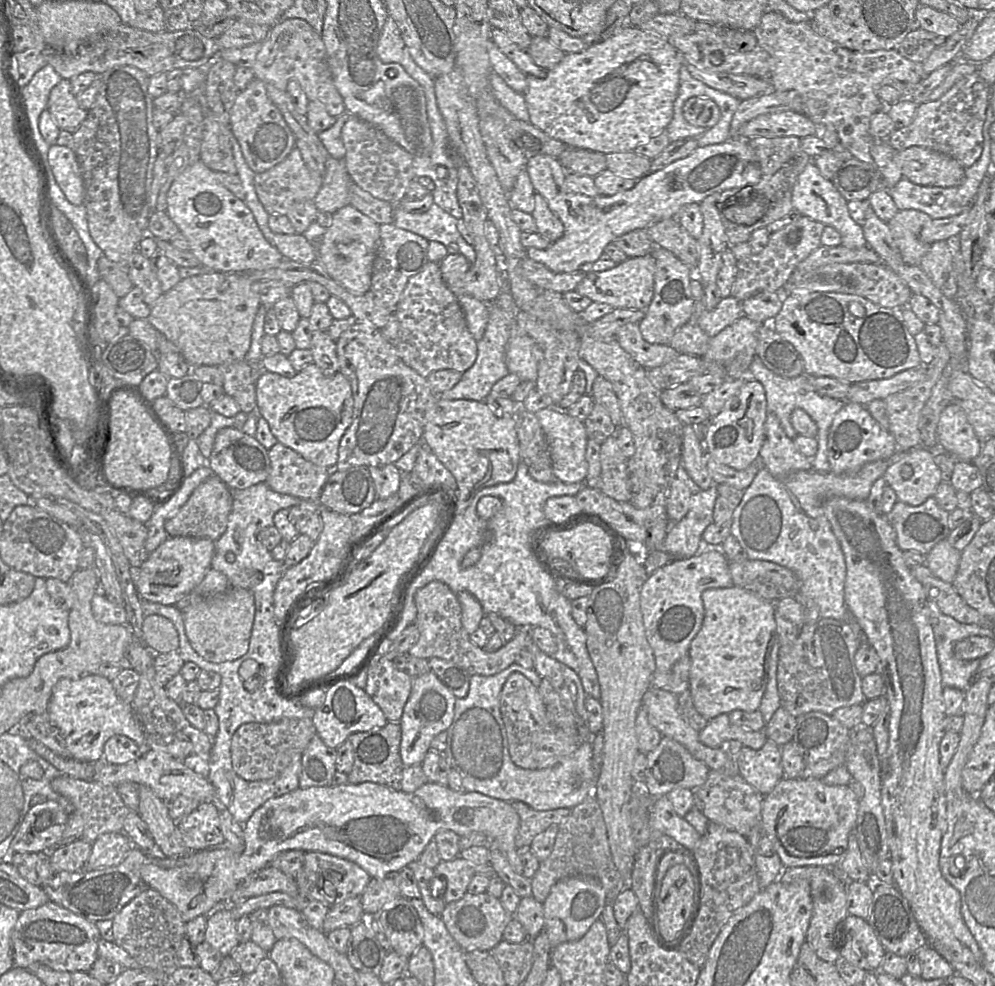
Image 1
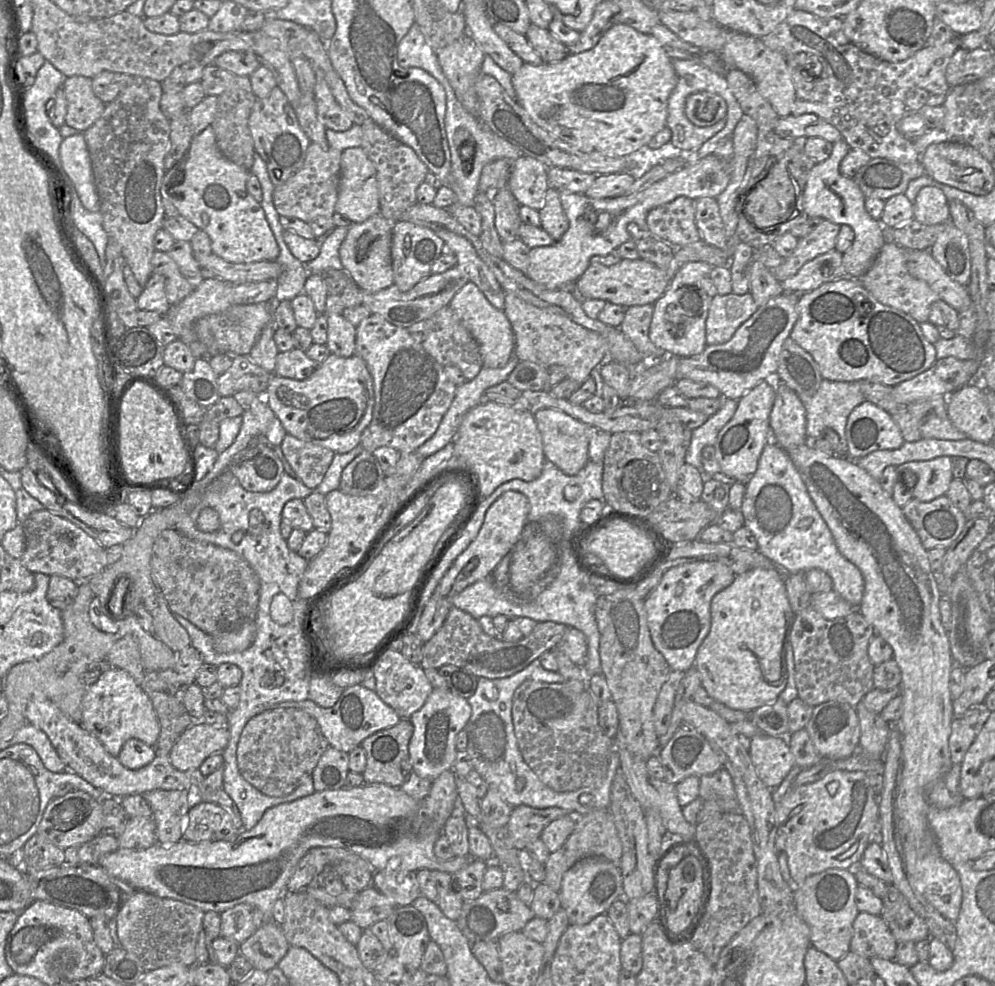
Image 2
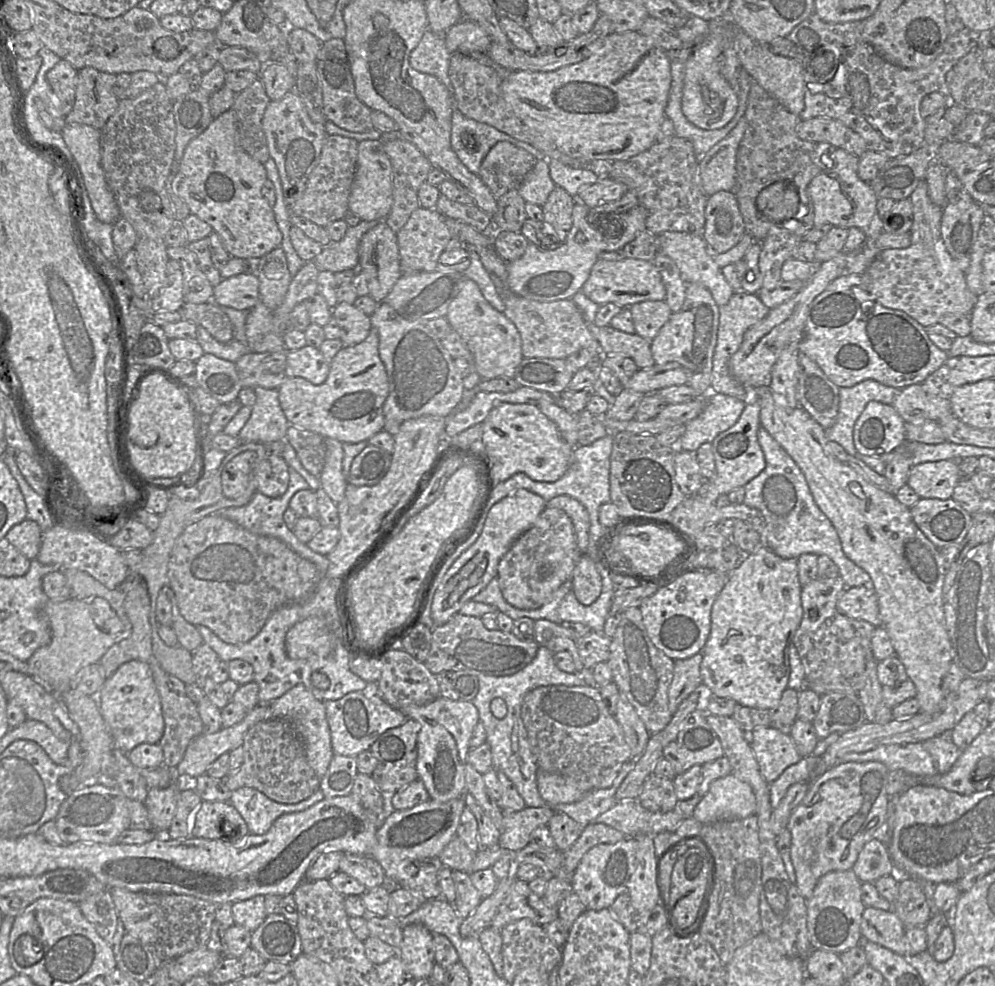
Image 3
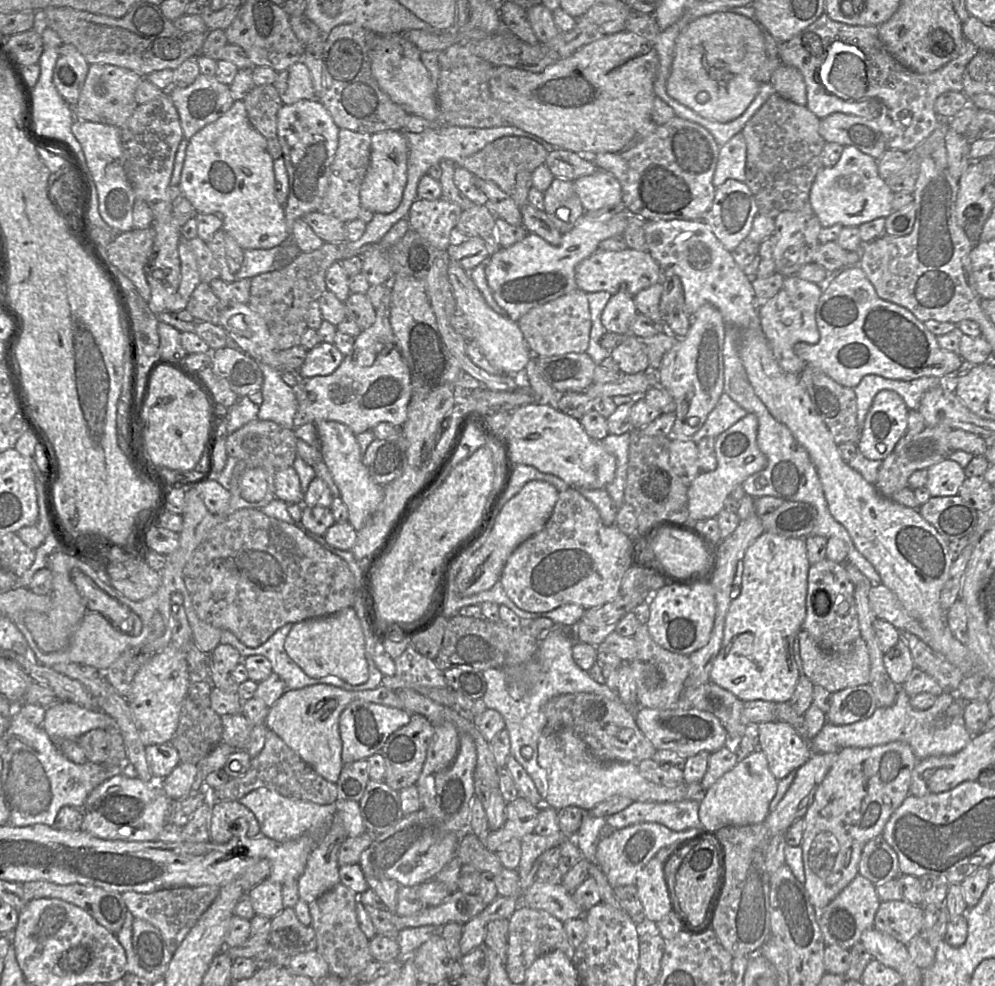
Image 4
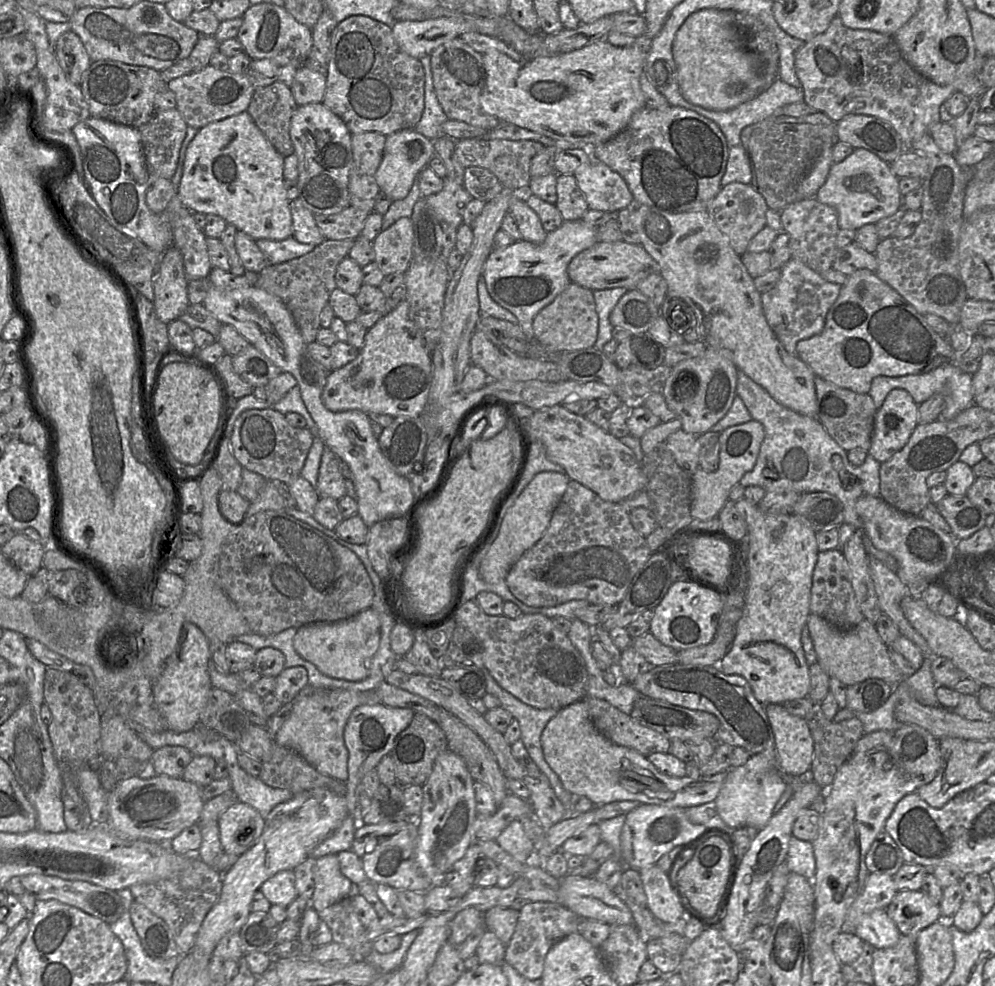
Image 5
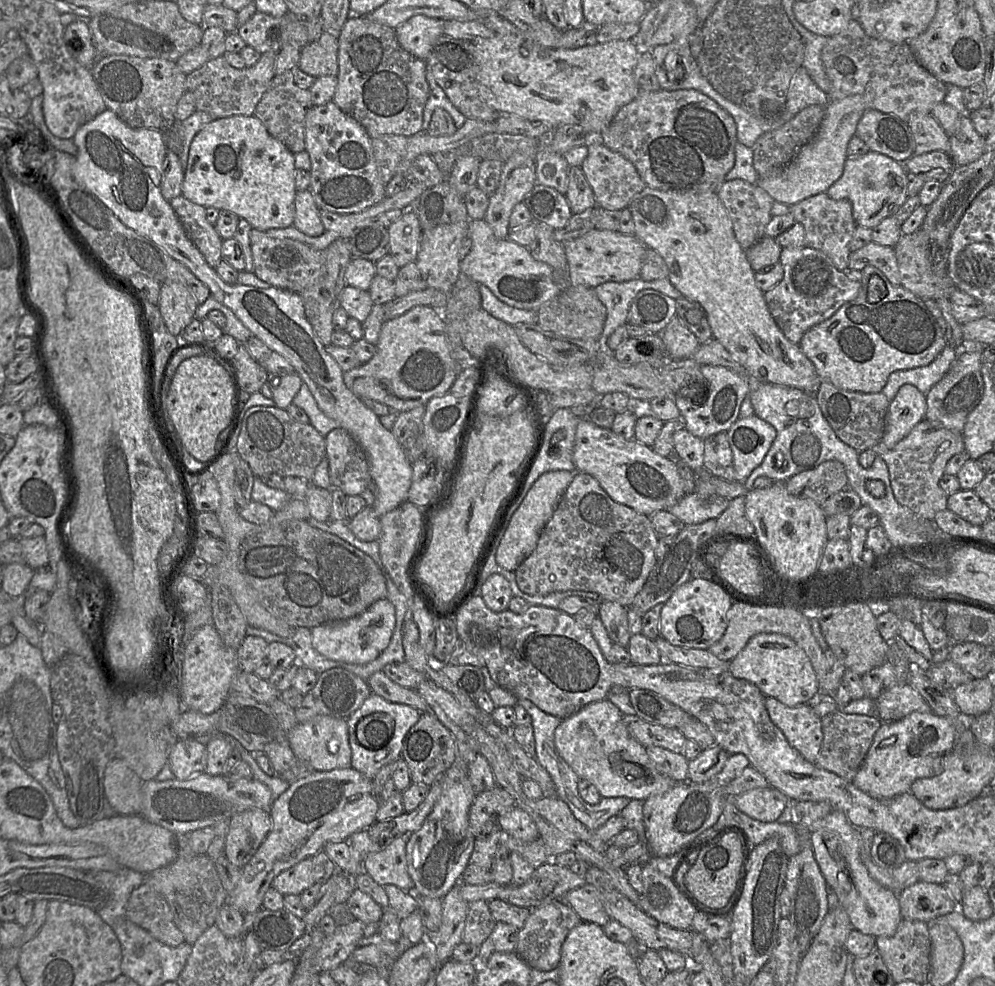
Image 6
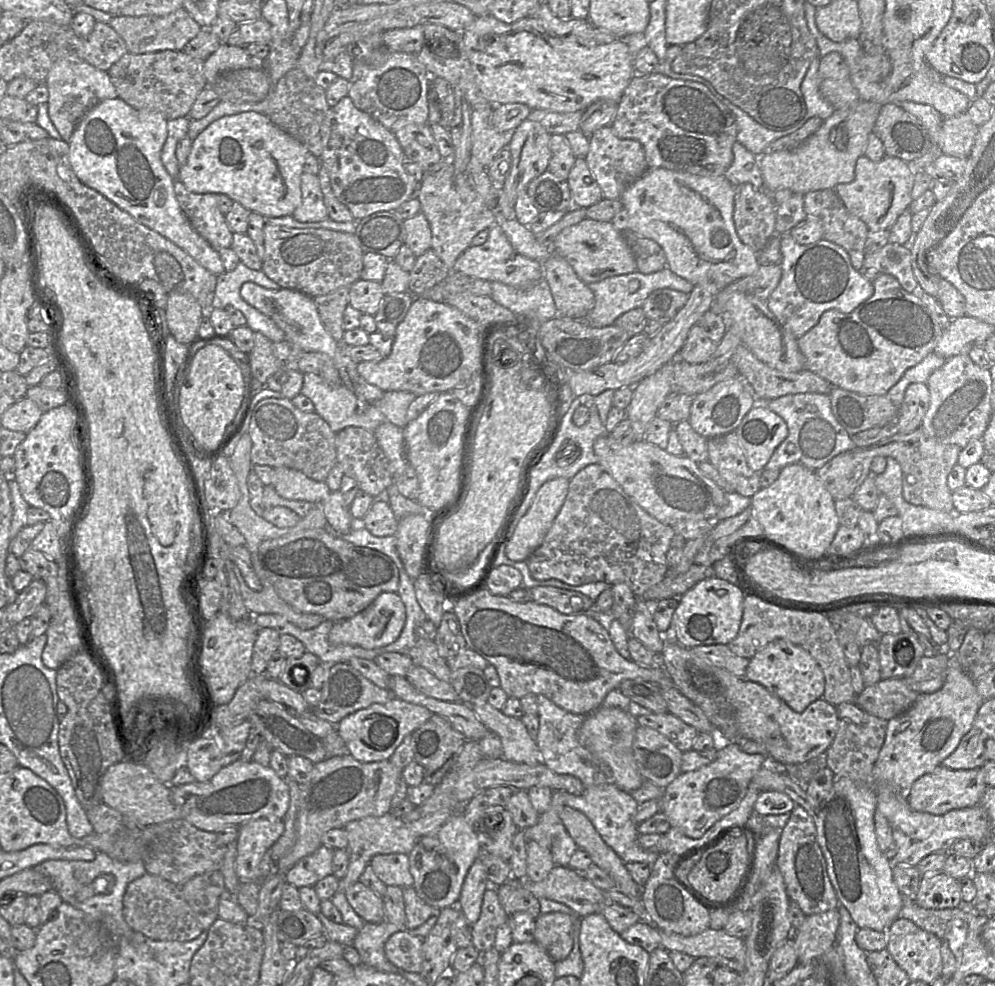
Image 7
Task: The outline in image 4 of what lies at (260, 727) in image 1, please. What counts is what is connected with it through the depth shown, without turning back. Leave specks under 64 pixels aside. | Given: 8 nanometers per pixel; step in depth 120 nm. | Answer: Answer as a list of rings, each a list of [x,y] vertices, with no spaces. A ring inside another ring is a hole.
[[[267,730],[262,750],[251,759],[249,770],[239,777],[230,778],[218,790],[210,793],[210,799],[211,802],[238,801],[250,791],[258,788],[267,788],[287,798],[309,801],[320,805],[332,804],[338,800],[336,783],[329,782],[317,774],[271,730]]]

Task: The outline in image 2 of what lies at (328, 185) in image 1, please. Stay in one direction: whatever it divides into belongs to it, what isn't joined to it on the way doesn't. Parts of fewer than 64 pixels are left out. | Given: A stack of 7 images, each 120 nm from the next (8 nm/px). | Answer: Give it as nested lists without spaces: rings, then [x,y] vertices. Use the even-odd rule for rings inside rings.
[[[361,146],[347,148],[341,154],[341,177],[335,213],[348,218],[352,223],[362,223],[380,214],[379,190],[376,168]]]

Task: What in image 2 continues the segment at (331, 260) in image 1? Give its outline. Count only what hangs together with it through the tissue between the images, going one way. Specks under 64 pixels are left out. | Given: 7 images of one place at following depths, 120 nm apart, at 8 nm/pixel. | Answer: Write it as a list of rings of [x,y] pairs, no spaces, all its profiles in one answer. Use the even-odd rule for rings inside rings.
[[[381,214],[371,216],[362,223],[352,223],[343,240],[339,255],[344,269],[350,279],[361,289],[367,292],[378,292],[393,284],[391,243],[392,225]]]

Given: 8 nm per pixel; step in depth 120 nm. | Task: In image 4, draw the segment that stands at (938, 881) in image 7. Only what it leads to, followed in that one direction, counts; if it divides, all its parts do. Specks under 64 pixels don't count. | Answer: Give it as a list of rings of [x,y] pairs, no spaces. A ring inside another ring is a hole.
[[[903,899],[881,902],[874,917],[873,927],[904,945],[917,935],[923,926],[924,907]]]

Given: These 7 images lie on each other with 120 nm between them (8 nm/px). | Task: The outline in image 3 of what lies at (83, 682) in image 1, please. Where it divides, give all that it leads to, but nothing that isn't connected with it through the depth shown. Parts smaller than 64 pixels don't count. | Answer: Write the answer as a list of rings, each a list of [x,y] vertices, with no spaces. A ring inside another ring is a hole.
[[[132,660],[122,664],[105,680],[96,700],[113,737],[115,748],[128,753],[139,744],[156,744],[162,738],[165,723],[160,696],[147,663]]]

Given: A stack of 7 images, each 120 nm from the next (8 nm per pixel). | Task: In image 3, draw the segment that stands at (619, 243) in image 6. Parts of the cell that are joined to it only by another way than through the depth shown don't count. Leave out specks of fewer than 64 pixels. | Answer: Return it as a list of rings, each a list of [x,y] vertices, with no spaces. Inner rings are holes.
[[[628,257],[617,261],[598,259],[581,291],[599,305],[615,303],[622,308],[630,307],[638,302],[665,300],[666,298],[666,289],[661,274],[653,261]]]

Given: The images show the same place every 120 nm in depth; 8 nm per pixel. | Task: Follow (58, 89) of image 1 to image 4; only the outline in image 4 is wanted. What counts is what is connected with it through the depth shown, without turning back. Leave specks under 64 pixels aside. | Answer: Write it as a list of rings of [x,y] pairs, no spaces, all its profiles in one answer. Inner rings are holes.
[[[108,64],[90,65],[78,101],[72,107],[74,119],[121,127],[138,106],[135,91],[141,79],[129,69]]]

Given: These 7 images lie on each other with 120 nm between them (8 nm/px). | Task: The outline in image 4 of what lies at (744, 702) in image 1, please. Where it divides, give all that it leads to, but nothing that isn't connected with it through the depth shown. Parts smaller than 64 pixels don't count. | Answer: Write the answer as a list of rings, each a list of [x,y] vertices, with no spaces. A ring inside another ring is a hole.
[[[764,531],[745,552],[740,584],[732,592],[720,651],[710,671],[710,681],[733,693],[741,701],[788,702],[799,680],[794,659],[794,639],[806,616],[807,578],[810,563],[805,538],[785,537]]]

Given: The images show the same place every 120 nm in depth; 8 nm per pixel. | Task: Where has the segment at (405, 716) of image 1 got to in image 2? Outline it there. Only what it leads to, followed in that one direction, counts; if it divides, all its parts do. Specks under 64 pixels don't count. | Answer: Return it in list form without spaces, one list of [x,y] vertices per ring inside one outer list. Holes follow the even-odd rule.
[[[433,689],[421,709],[411,715],[414,732],[409,743],[409,755],[413,771],[422,778],[433,782],[442,772],[452,769],[458,750],[456,737],[471,716],[467,699],[451,691]]]

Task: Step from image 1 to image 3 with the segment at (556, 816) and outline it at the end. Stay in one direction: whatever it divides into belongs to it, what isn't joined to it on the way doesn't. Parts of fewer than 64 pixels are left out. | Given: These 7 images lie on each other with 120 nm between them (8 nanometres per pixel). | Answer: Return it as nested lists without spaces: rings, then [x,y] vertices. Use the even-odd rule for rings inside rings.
[[[525,807],[520,811],[503,810],[503,830],[497,846],[513,851],[523,849],[528,845],[531,833],[537,827],[547,825],[554,813],[550,807]]]

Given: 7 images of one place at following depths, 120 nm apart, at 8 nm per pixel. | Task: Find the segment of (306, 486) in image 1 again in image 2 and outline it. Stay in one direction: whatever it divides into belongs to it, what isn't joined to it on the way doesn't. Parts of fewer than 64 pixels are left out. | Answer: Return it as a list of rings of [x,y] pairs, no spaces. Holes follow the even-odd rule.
[[[286,434],[280,448],[299,480],[315,489],[322,482],[335,453],[329,448]]]

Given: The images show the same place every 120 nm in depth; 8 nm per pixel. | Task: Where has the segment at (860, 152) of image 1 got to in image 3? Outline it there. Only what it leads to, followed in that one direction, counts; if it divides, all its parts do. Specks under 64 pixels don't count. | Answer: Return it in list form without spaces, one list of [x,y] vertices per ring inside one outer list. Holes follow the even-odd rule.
[[[814,13],[787,36],[774,39],[768,45],[773,53],[796,59],[802,66],[804,109],[799,114],[801,120],[822,116],[836,119],[858,133],[866,142],[867,150],[895,158],[910,154],[923,144],[926,120],[920,111],[922,99],[935,91],[950,97],[946,73],[968,52],[979,47],[979,41],[978,32],[964,28],[947,38],[942,52],[929,65],[914,69],[903,68],[885,60],[865,41],[861,21],[827,23]]]

